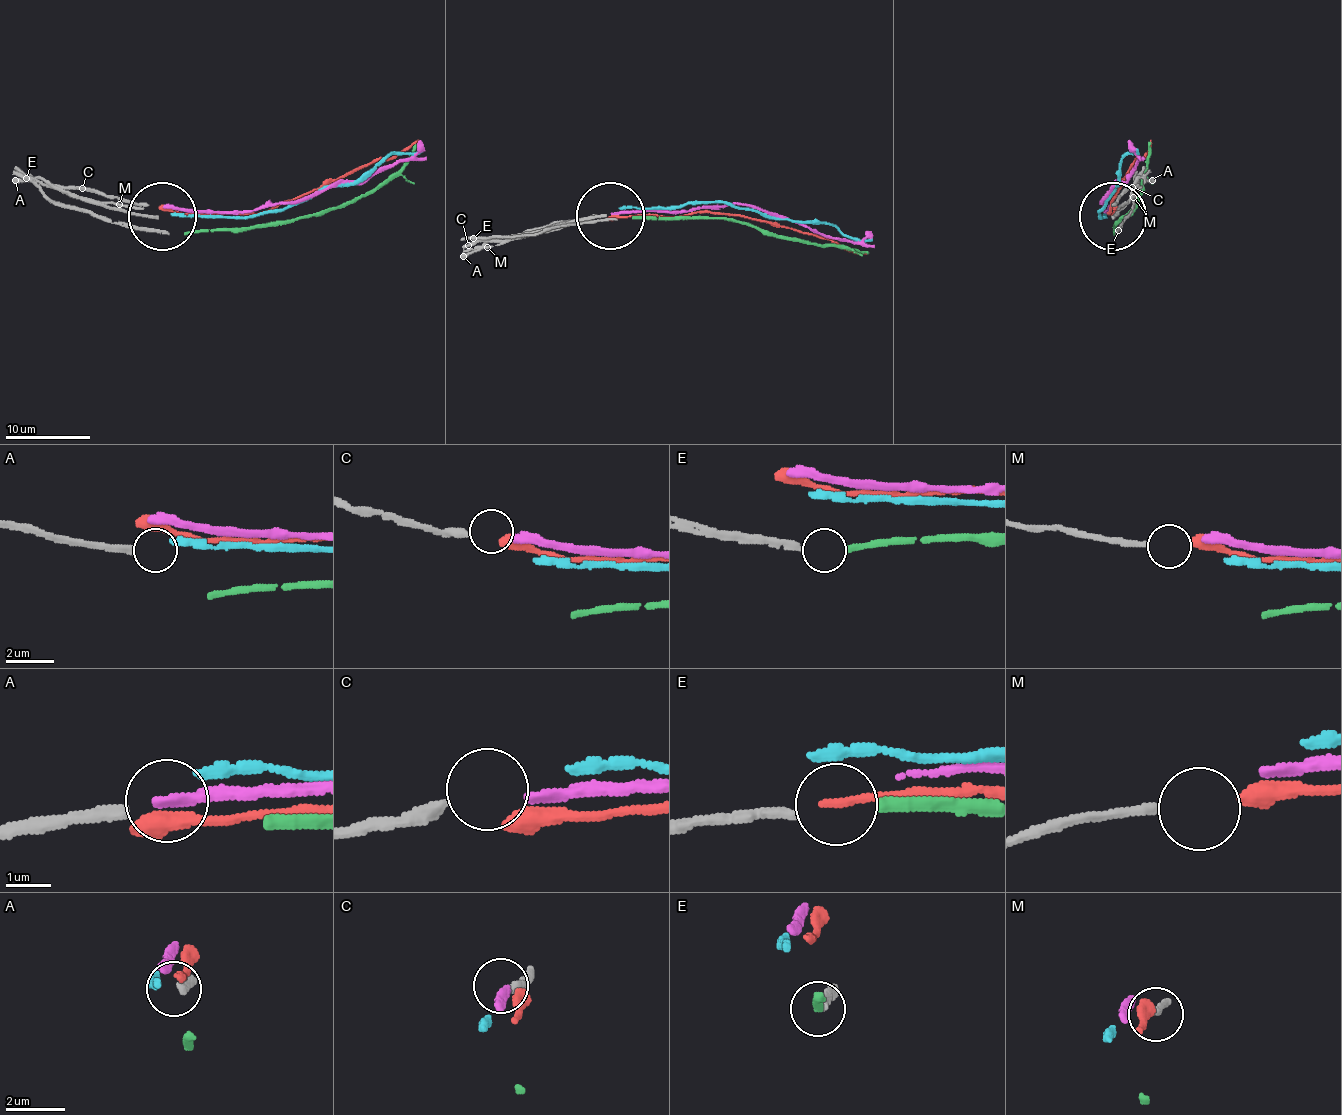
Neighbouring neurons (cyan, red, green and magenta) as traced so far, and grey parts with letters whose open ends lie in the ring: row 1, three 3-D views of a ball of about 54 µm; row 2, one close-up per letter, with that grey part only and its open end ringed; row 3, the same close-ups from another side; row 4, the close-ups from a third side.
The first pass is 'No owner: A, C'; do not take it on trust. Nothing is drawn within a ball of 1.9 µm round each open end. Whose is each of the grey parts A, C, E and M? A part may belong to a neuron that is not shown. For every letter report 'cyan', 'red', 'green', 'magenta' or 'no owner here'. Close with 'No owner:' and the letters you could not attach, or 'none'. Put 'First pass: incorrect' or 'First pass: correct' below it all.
A: no owner here
C: magenta
E: green
M: red
No owner: A
First pass: incorrect

